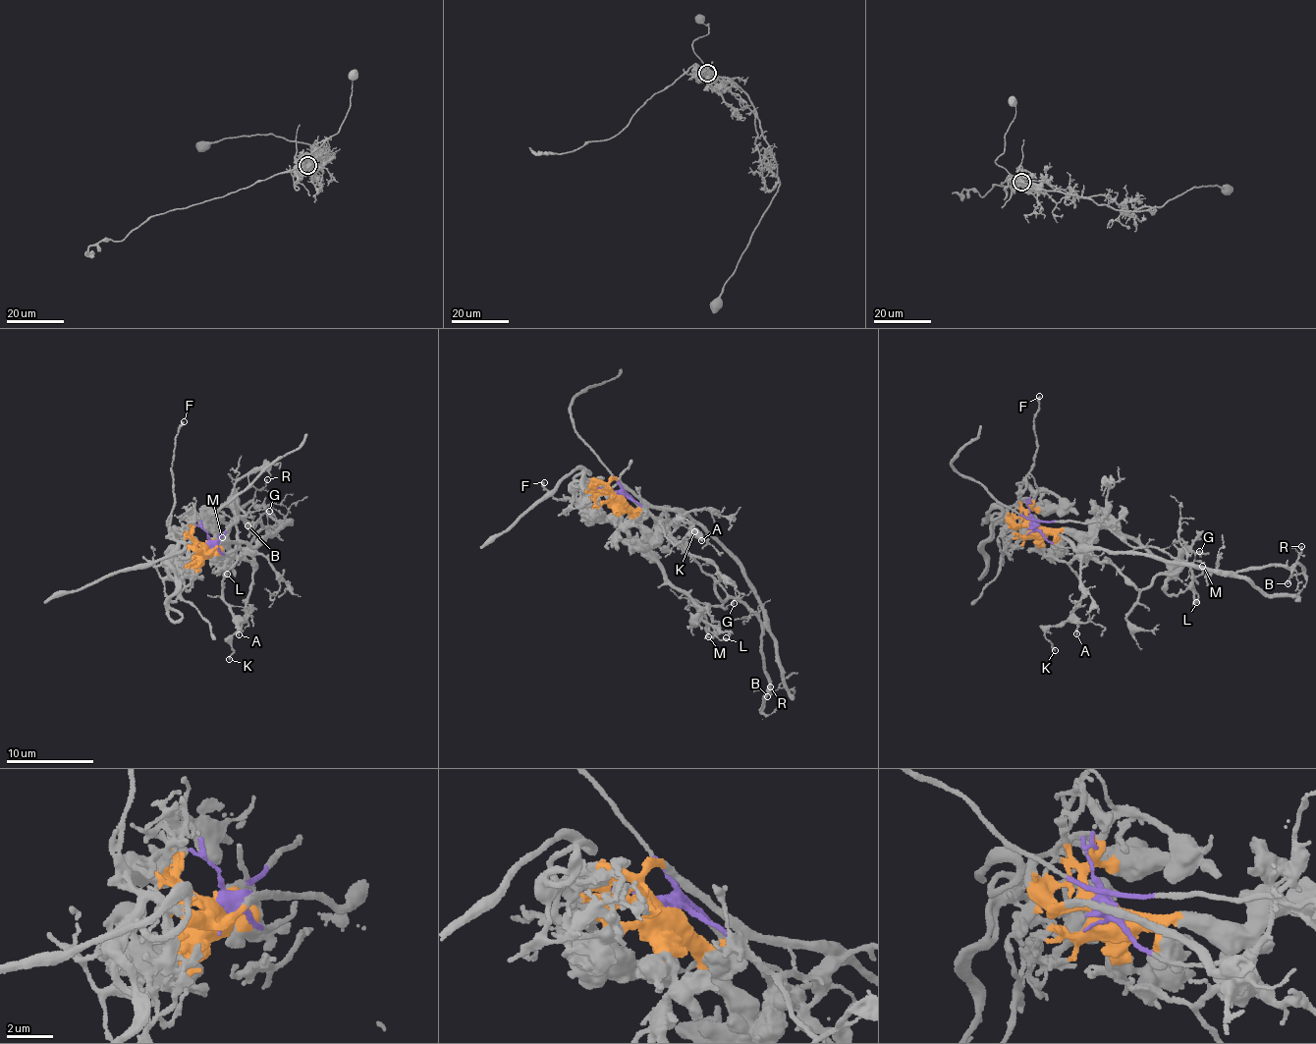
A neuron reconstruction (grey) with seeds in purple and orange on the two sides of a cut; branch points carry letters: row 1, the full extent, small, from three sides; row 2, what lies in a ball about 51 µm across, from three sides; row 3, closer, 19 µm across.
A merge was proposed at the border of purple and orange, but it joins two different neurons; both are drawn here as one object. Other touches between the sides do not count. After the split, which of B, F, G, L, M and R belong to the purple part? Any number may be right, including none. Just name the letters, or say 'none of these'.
B, G, R

